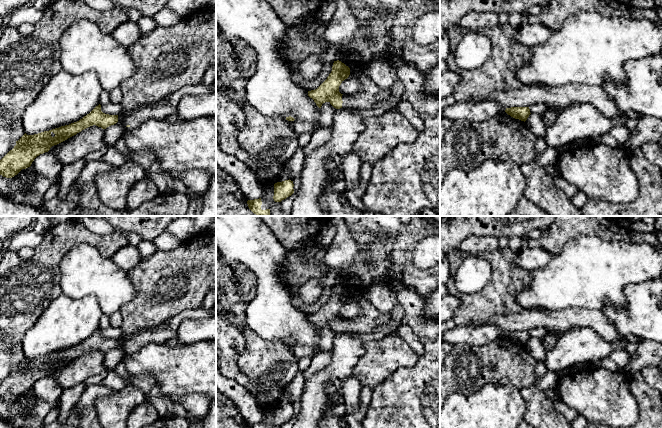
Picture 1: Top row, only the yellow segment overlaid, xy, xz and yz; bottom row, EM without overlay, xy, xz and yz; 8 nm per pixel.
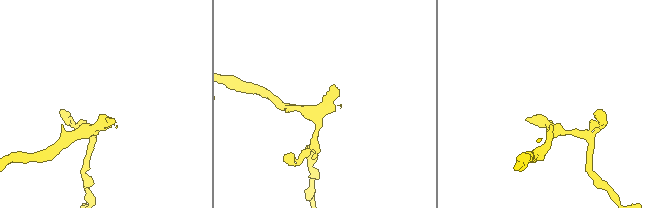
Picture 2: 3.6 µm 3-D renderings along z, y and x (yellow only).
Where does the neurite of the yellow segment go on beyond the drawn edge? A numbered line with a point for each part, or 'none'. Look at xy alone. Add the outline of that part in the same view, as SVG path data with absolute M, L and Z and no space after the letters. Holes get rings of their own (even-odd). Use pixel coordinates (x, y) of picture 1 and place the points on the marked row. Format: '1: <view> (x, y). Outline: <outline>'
1: xy (160, 110). Outline: M161 99L156 103L138 107L130 113L124 111L122 114L118 115L118 122L123 122L125 126L129 125L134 129L150 119L163 120L172 114L177 114L177 107Z

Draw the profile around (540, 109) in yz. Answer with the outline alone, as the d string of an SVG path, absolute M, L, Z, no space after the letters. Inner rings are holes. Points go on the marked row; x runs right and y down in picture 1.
M539 103L539 104L533 104L529 106L530 113L531 114L537 114L543 116L548 110L553 109L557 113L559 113L558 108L554 108L548 104Z

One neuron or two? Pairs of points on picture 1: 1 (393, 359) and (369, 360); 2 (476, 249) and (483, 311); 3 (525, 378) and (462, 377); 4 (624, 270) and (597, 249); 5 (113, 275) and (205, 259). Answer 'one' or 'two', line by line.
1: one
2: two
3: one
4: one
5: two

